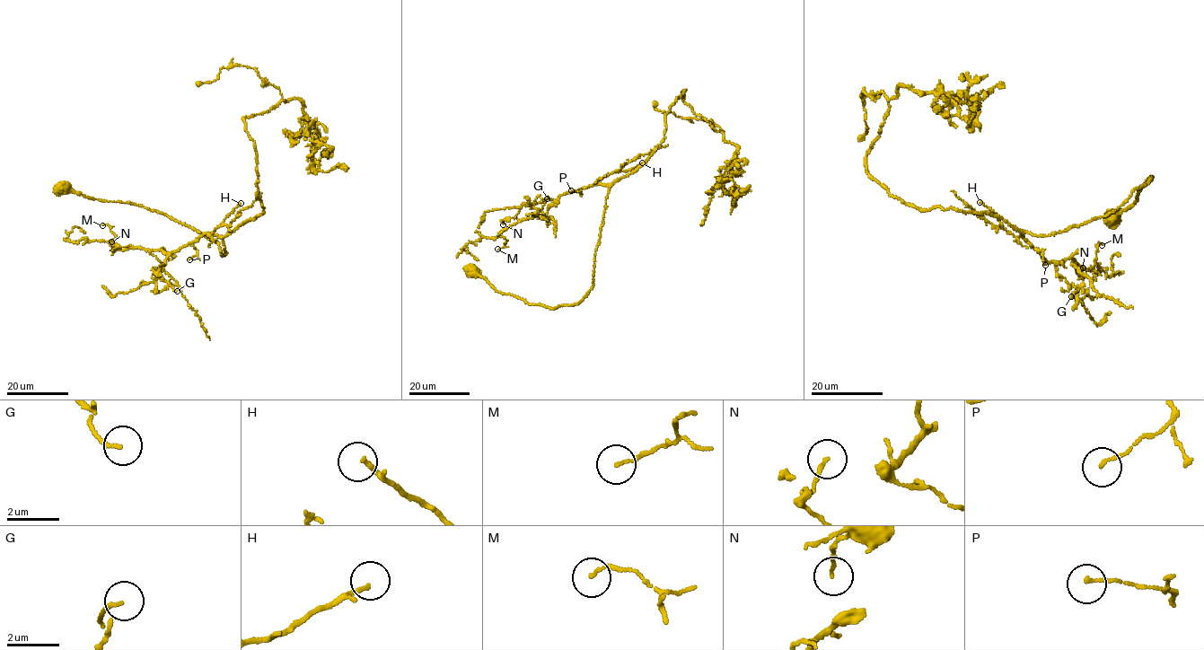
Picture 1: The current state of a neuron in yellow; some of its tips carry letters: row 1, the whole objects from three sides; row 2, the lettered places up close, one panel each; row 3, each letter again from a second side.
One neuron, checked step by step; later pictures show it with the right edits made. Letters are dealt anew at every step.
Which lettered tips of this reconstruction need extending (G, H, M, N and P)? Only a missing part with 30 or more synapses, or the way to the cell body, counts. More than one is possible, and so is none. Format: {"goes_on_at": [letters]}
{"goes_on_at": ["H"]}

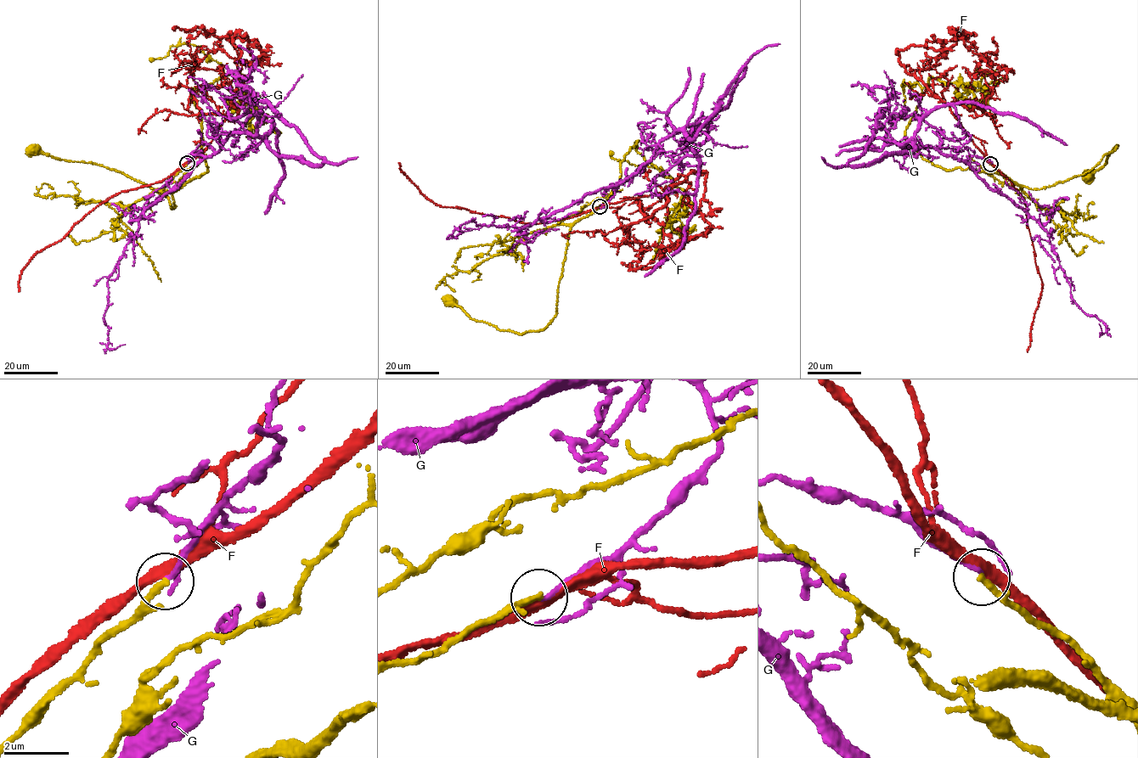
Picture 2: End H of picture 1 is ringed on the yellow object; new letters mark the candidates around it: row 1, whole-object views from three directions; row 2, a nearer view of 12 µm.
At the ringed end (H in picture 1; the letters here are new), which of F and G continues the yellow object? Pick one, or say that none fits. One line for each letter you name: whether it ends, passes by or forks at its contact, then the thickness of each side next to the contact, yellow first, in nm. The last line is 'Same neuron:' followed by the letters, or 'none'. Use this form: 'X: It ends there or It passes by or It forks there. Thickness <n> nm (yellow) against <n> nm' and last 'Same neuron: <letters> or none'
Same neuron: none

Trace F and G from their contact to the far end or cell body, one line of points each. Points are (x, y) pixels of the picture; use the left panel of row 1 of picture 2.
F: (187, 163), (222, 125), (241, 68), (235, 60), (268, 62), (256, 41), (174, 29)
G: (187, 163), (194, 150), (192, 154), (216, 154), (231, 132), (261, 137), (273, 122), (284, 171), (264, 214)

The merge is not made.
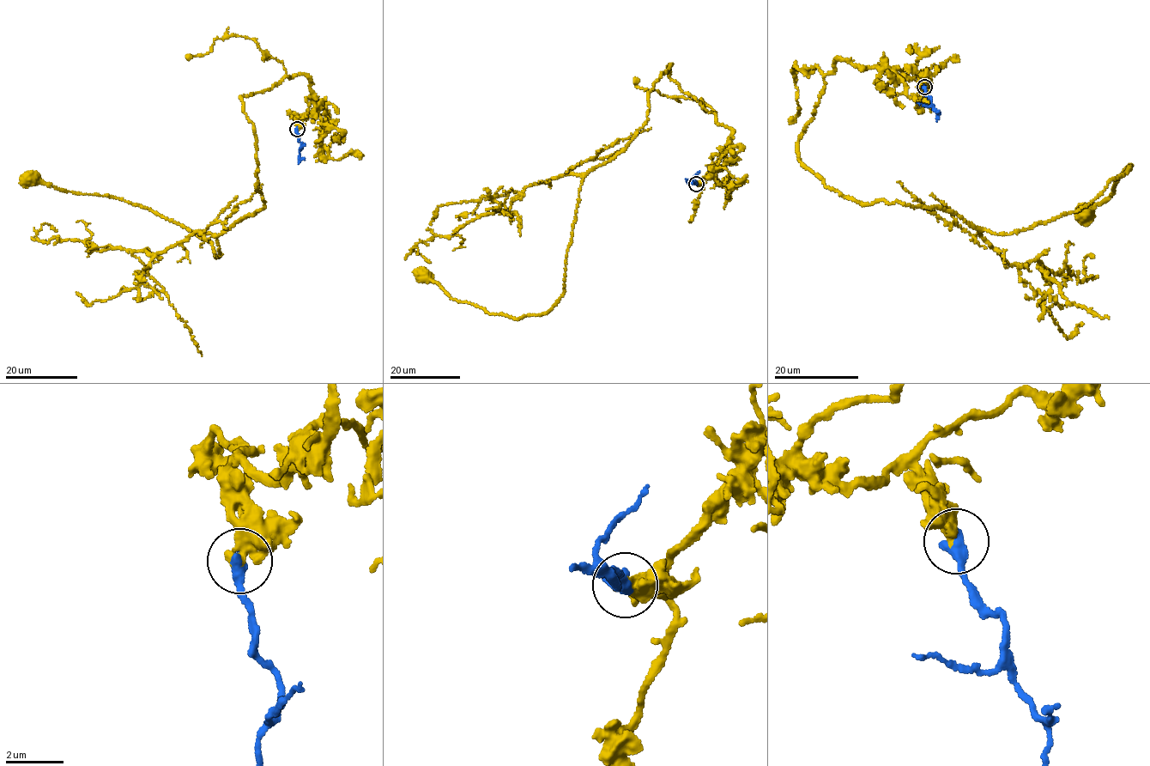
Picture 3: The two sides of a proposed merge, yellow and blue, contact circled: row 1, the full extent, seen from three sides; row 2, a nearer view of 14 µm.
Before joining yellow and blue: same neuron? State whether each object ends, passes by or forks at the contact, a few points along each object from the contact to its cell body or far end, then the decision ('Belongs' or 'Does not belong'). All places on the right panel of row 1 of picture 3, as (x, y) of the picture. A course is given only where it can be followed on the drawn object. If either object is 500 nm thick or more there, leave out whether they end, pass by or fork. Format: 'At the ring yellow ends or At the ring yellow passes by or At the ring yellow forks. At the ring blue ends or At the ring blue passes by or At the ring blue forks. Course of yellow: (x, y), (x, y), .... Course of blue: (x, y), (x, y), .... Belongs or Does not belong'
Course of yellow: (924, 87), (836, 59), (798, 159), (861, 203), (937, 208), (1004, 234), (1078, 210), (1132, 166), (1085, 215). Course of blue: (924, 87), (925, 94), (932, 100), (932, 107), (938, 115), (937, 122). Belongs

